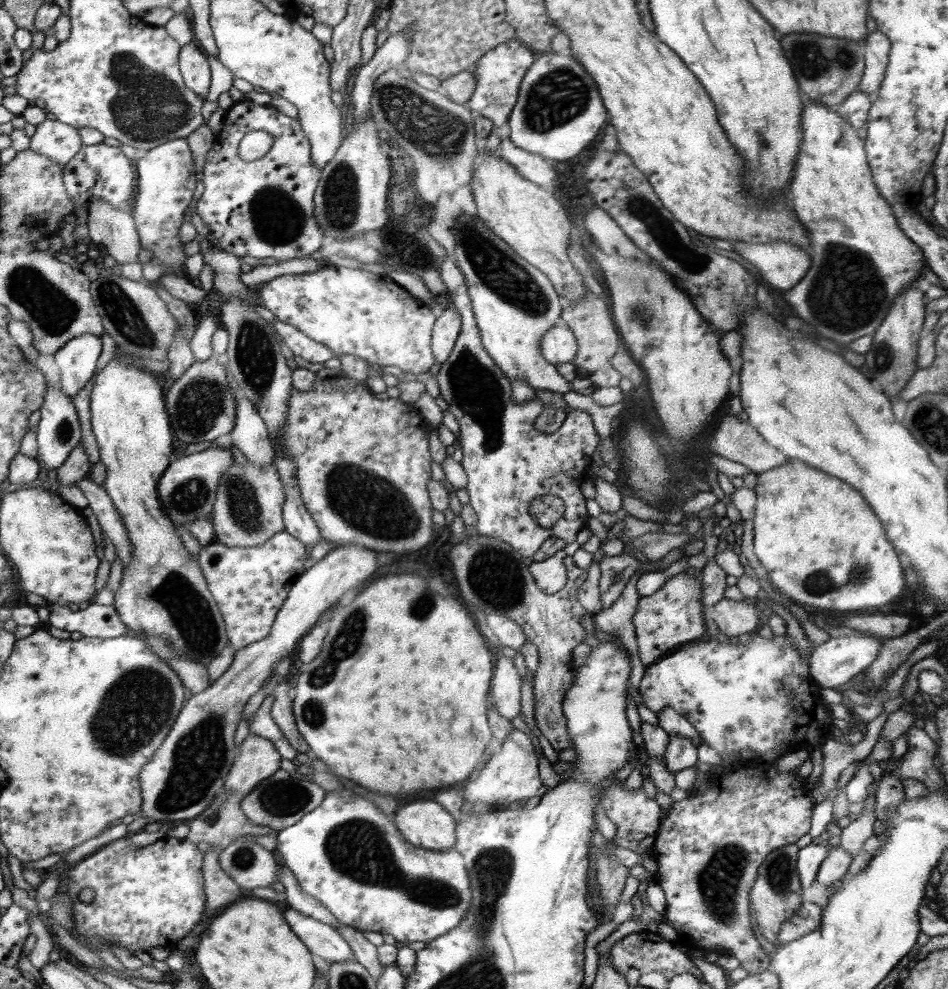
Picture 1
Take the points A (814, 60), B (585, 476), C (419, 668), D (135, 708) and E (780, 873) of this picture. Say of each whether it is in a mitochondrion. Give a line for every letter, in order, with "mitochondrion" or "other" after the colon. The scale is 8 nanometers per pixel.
A: mitochondrion
B: other
C: other
D: mitochondrion
E: mitochondrion

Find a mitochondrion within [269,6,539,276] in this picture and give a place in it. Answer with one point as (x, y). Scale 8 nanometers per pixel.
(429, 126)

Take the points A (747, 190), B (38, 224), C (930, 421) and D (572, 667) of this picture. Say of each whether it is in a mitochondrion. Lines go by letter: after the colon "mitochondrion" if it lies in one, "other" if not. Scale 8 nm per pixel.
A: other
B: other
C: mitochondrion
D: other

